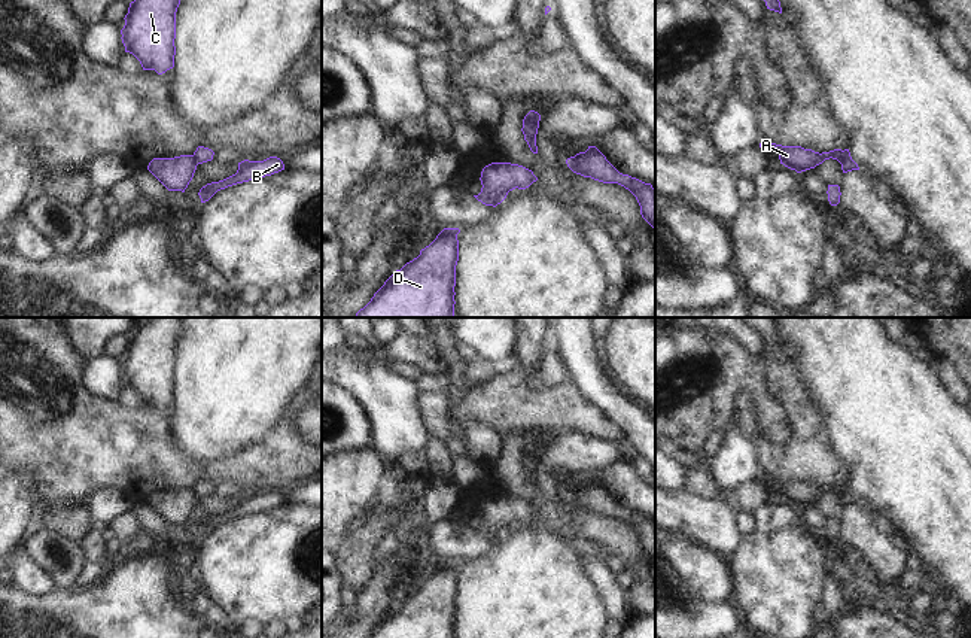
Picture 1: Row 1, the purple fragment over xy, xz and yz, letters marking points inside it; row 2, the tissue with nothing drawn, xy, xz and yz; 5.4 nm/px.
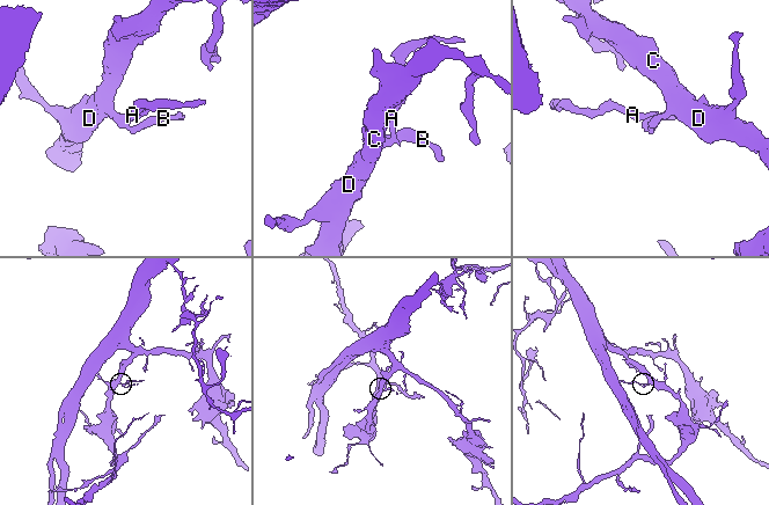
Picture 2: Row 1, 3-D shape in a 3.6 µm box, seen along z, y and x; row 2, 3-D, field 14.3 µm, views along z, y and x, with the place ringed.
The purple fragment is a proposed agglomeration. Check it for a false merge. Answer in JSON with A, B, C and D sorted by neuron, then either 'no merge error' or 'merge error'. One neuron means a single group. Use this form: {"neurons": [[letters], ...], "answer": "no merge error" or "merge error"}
{"neurons": [["A"], ["B", "C", "D"]], "answer": "merge error"}

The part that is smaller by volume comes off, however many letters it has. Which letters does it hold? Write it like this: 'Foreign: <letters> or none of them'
Foreign: A

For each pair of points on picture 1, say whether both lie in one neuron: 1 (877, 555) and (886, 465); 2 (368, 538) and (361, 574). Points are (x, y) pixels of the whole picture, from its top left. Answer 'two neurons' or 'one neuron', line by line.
1: two neurons
2: one neuron

